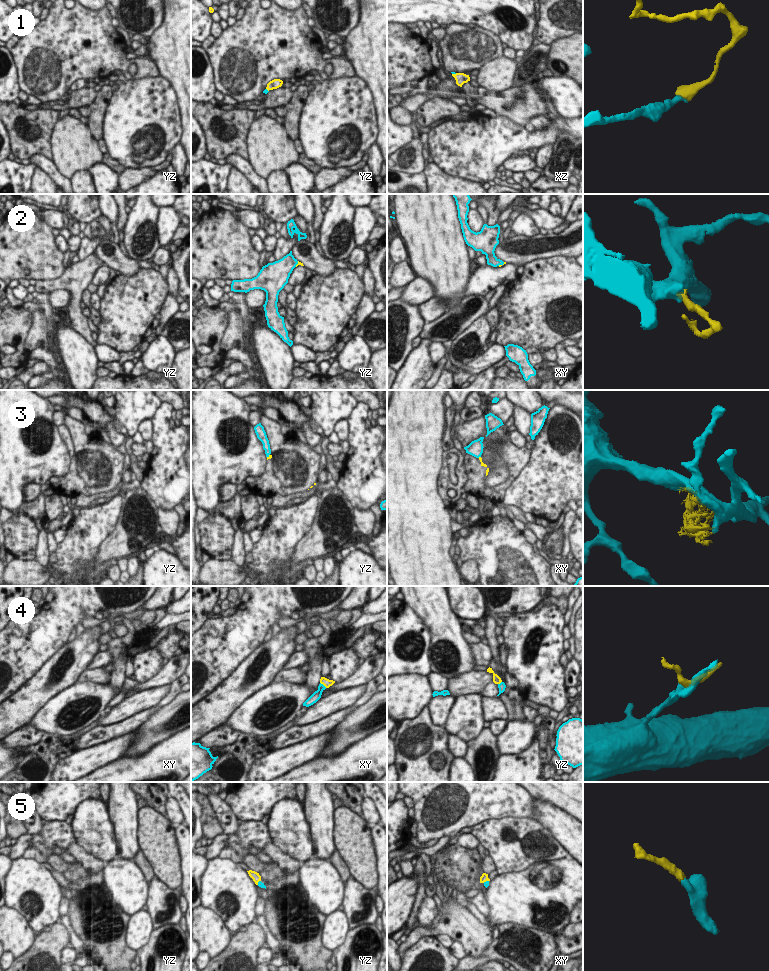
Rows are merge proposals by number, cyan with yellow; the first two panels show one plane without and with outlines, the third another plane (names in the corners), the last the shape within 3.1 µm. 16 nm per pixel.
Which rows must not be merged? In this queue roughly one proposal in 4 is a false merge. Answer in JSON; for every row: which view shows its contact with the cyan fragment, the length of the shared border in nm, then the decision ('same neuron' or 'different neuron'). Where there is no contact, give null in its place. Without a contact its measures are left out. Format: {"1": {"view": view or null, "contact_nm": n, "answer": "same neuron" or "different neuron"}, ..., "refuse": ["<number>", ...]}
{"1": {"view": "xz", "contact_nm": 80, "answer": "different neuron"}, "2": {"view": "xy", "contact_nm": 120, "answer": "same neuron"}, "3": {"view": "yz", "contact_nm": 70, "answer": "different neuron"}, "4": {"view": "xy", "contact_nm": 140, "answer": "same neuron"}, "5": {"view": "yz", "contact_nm": 100, "answer": "same neuron"}, "refuse": ["1", "3"]}

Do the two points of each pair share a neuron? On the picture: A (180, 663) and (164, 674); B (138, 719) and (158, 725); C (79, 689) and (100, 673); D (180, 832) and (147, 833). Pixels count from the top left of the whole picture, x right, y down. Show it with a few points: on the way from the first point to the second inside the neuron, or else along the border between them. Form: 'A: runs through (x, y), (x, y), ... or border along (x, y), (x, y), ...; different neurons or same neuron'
A: runs through (176, 665), (168, 673); same neuron
B: border along (160, 707), (135, 731); different neurons
C: border along (77, 680), (94, 681), (104, 684); different neurons
D: border along (174, 829), (180, 855); different neurons

